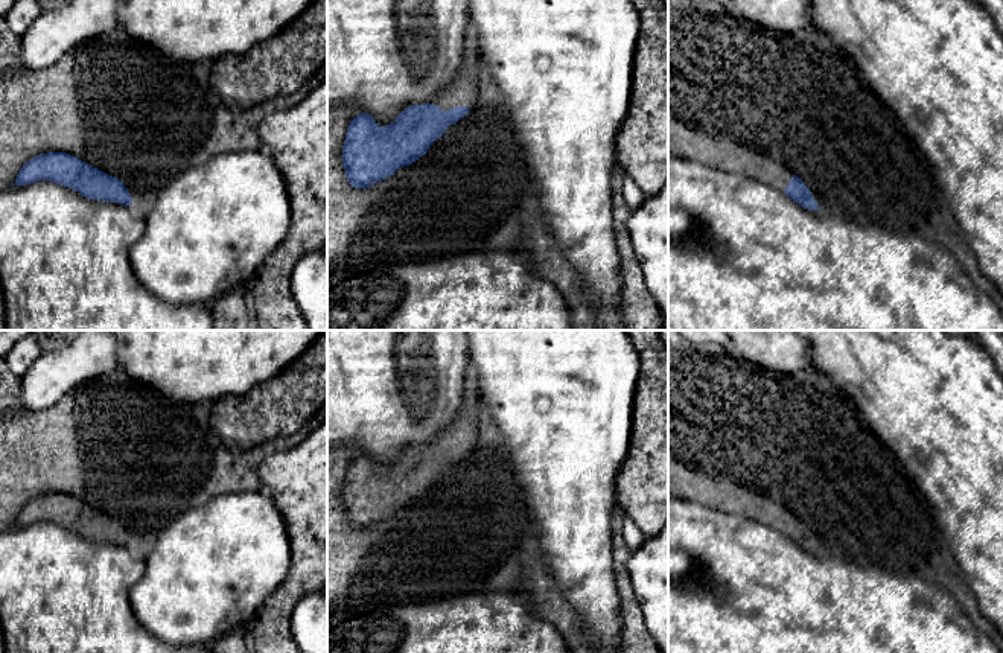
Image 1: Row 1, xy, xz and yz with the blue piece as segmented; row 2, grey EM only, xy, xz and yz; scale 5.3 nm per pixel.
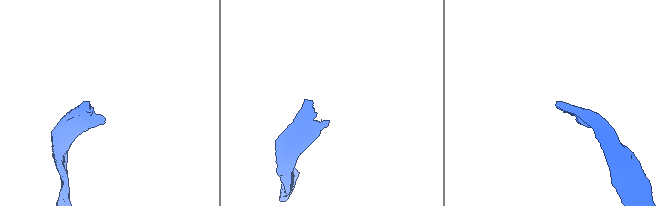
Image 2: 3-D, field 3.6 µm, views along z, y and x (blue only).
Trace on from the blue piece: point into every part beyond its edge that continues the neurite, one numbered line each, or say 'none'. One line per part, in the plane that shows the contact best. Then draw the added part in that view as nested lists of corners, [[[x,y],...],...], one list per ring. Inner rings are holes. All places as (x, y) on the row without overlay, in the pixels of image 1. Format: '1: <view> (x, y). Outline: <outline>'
1: xz (464, 431). Outline: [[[470,379],[464,388],[463,402],[455,422],[446,431],[437,435],[429,444],[440,448],[443,452],[454,448],[472,449],[479,437],[481,414],[481,397]]]

